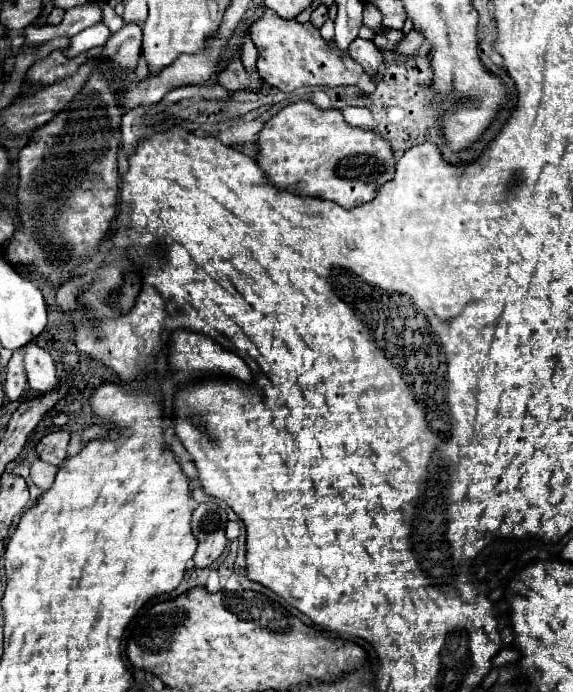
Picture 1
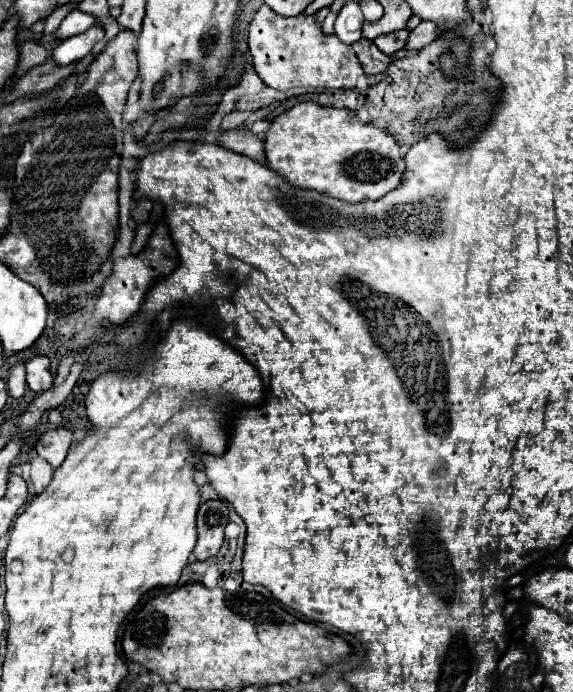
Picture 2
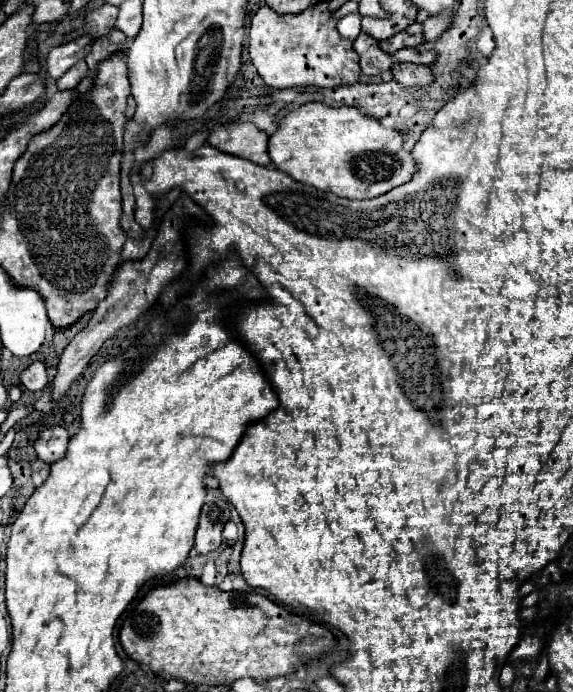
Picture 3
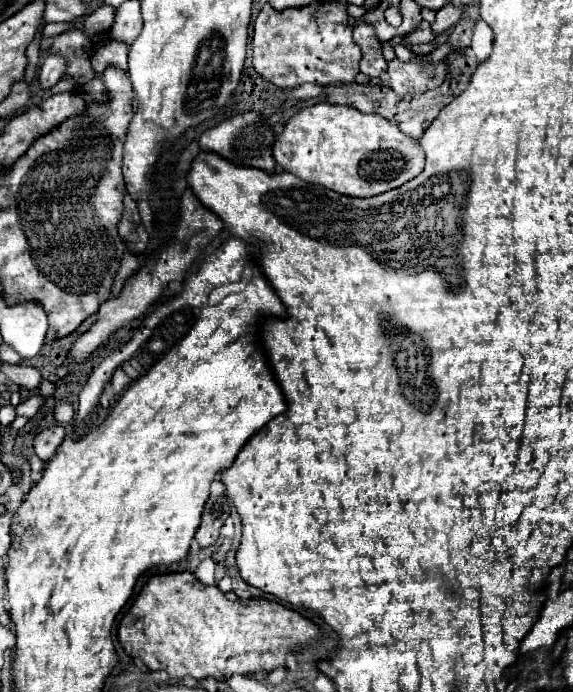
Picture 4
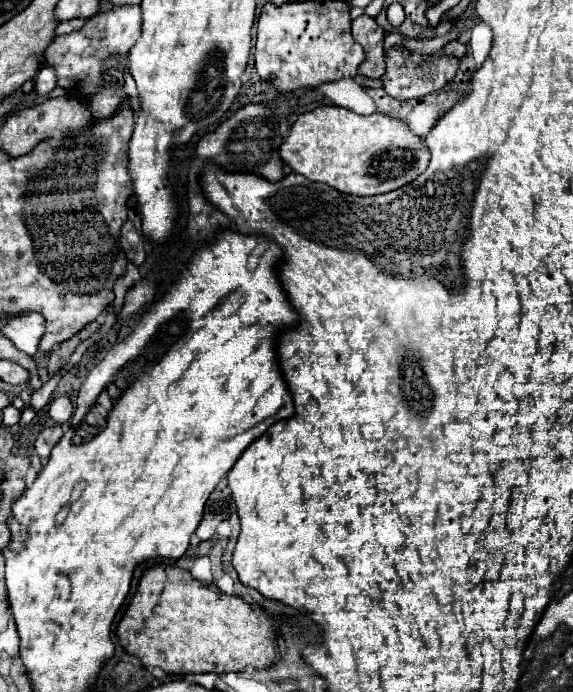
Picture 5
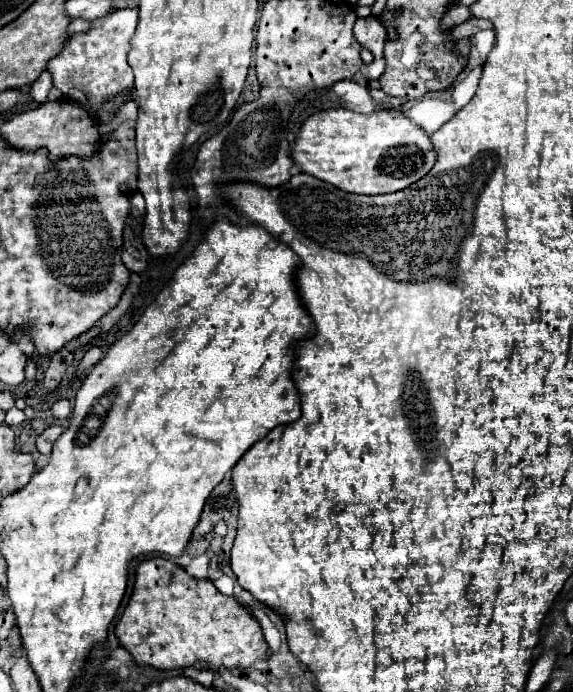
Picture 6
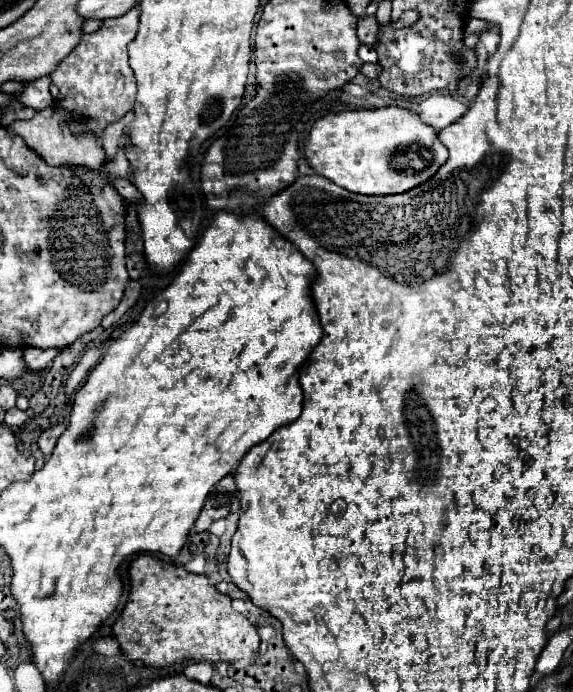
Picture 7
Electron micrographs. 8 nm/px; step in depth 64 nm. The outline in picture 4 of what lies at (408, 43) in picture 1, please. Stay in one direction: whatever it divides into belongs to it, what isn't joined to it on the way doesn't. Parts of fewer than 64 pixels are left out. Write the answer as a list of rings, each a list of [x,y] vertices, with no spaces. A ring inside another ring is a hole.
[[[446,4],[444,8],[440,8],[440,10],[436,12],[436,18],[434,18],[434,22],[430,24],[432,32],[434,32],[436,36],[444,34],[444,32],[446,32],[446,30],[448,30],[450,26],[454,26],[454,24],[458,22],[460,14],[462,14],[462,10],[460,10],[458,6],[452,6],[452,4]]]

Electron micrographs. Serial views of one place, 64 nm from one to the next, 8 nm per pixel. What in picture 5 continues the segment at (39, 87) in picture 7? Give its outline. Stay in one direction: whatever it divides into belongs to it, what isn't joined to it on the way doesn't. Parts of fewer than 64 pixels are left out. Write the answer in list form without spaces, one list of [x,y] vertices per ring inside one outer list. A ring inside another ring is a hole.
[[[44,64],[42,70],[38,72],[36,80],[34,80],[34,88],[36,88],[38,94],[48,94],[54,86],[56,86],[56,72],[54,72],[54,66]]]

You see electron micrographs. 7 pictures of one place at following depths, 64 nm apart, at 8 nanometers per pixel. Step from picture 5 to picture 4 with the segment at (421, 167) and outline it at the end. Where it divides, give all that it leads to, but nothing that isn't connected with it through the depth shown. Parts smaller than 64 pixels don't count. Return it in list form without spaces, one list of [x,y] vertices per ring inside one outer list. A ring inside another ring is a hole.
[[[316,104],[294,114],[276,136],[272,154],[276,164],[322,188],[352,198],[370,198],[394,190],[424,170],[424,152],[404,136],[396,124],[352,106]]]

